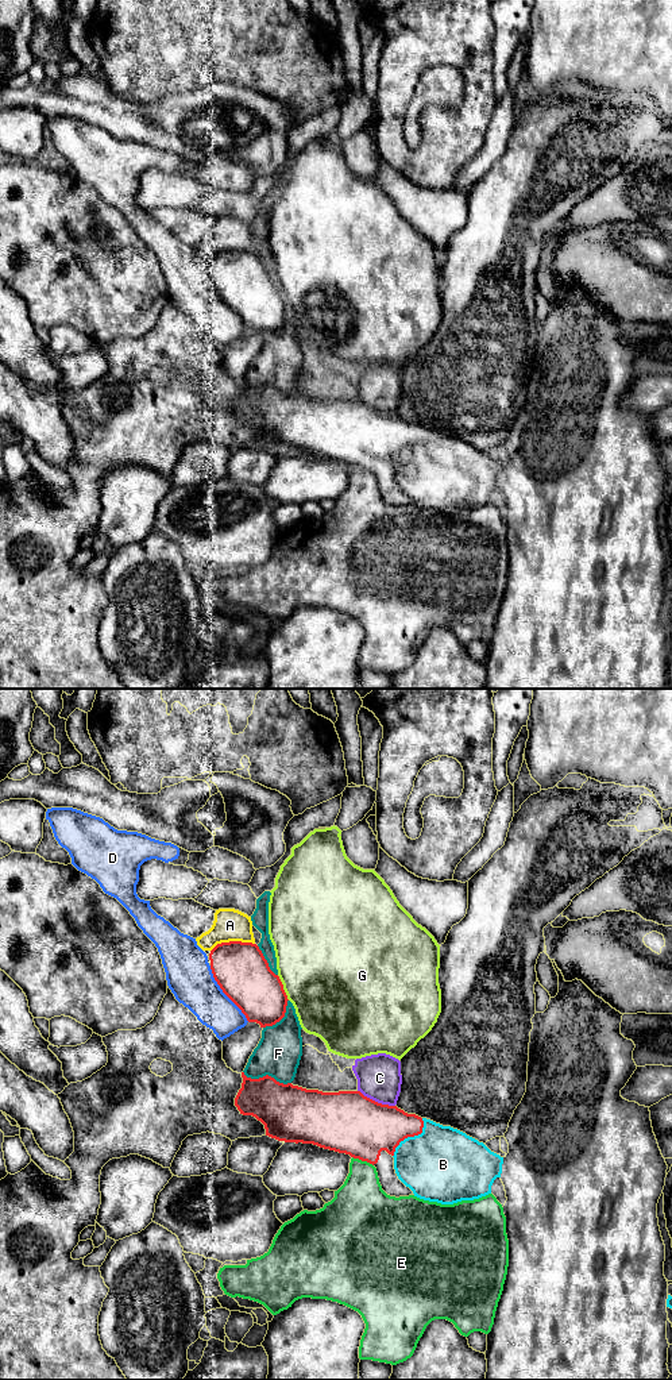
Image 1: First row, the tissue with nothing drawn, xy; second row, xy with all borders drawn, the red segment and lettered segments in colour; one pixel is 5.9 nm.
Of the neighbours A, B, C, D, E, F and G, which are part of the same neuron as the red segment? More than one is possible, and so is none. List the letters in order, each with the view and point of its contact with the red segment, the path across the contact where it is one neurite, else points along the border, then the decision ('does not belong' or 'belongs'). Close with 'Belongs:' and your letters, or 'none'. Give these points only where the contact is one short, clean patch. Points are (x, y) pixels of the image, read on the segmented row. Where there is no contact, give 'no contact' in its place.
A: contact xy (232, 941); does not belong
B: contact xy (410, 1136); belongs
C: contact xy (377, 1102); does not belong
D: contact xy (224, 993); does not belong
E: contact xy (363, 1160); does not belong
F: contact xy (266, 1075); does not belong
G: contact xy (282, 987); does not belong
Belongs: B

